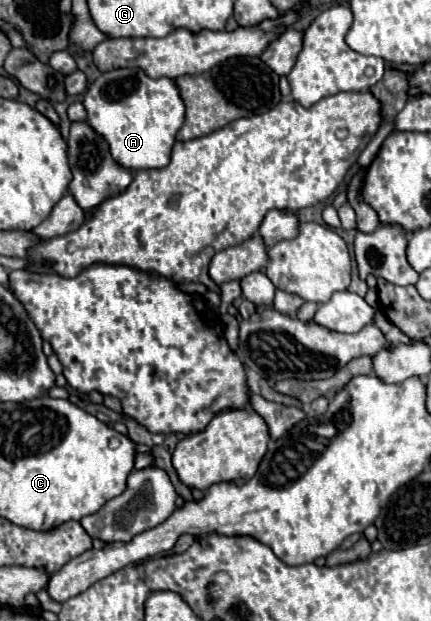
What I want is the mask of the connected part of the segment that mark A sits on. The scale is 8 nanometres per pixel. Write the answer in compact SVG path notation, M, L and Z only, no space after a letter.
M141 68L103 72L85 92L83 106L95 132L109 140L113 158L129 170L163 168L171 160L175 136L185 120L185 104L173 78L149 78Z

